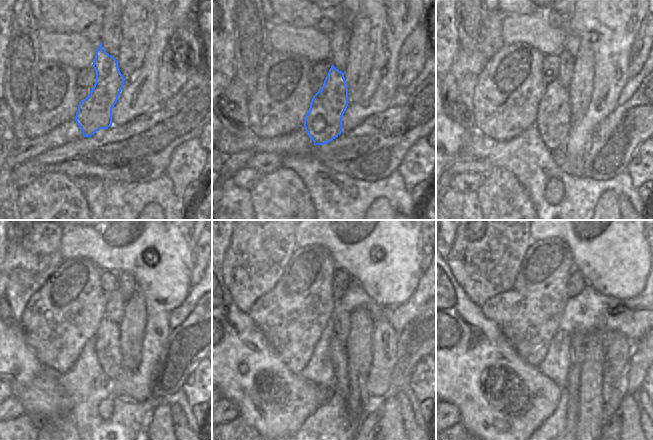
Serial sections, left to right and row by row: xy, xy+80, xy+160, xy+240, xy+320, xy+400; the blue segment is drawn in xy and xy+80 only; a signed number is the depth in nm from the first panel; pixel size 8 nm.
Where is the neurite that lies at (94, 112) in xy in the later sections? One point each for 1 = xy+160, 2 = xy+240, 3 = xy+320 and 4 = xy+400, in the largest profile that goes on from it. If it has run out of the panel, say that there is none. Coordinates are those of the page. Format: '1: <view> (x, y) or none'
1: xy+160 (553, 121)
2: xy+240 (107, 338)
3: xy+320 (338, 354)
4: xy+400 (573, 413)

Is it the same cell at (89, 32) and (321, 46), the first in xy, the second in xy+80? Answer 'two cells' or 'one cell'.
two cells

